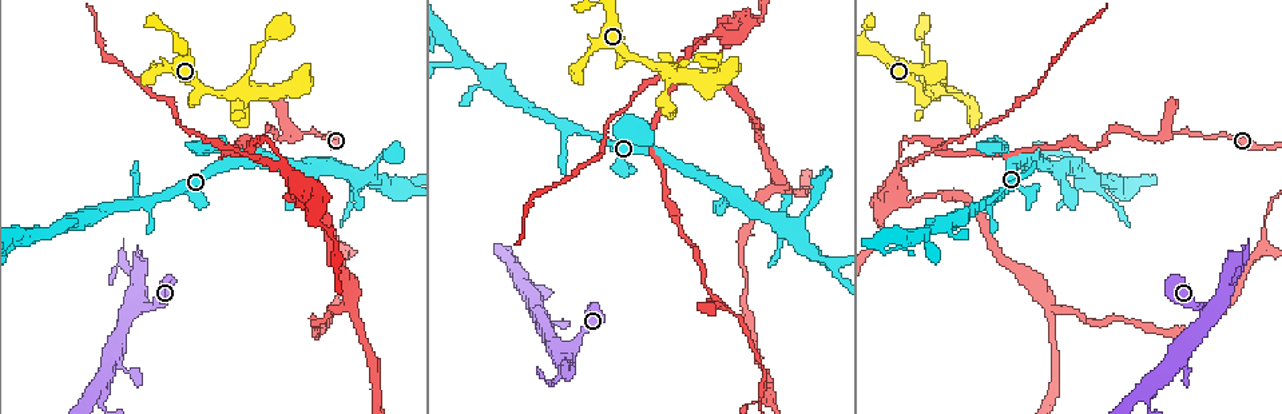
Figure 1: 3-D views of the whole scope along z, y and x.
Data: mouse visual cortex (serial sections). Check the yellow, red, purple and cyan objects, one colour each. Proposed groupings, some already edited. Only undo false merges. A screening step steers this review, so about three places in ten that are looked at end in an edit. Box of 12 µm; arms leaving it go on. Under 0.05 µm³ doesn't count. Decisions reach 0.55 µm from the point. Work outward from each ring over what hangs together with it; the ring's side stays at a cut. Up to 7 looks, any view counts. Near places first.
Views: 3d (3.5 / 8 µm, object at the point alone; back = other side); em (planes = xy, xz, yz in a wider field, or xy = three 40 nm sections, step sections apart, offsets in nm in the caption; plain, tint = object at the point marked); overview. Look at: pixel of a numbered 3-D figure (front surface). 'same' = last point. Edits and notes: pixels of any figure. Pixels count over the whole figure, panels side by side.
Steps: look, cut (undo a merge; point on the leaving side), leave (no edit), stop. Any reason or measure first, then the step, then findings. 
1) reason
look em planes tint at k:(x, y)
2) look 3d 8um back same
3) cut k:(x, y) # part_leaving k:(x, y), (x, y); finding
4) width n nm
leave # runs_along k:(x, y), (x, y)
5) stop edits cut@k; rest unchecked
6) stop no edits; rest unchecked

sharp bend
look 3d 3.5um at 1:(1170, 133)

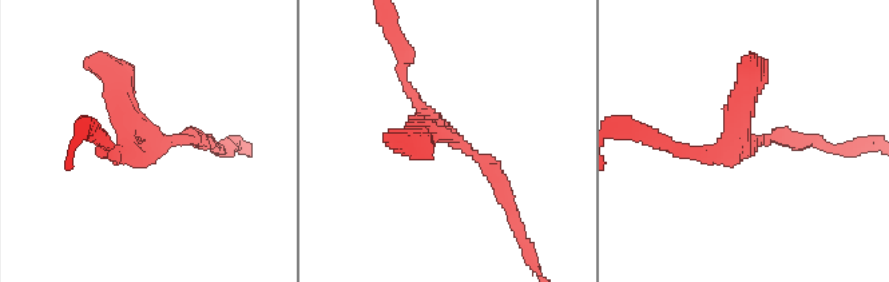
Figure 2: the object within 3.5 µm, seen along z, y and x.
arms 3; arm_widths 150, 200, 300 nm
look em planes plain at 2:(158, 148)

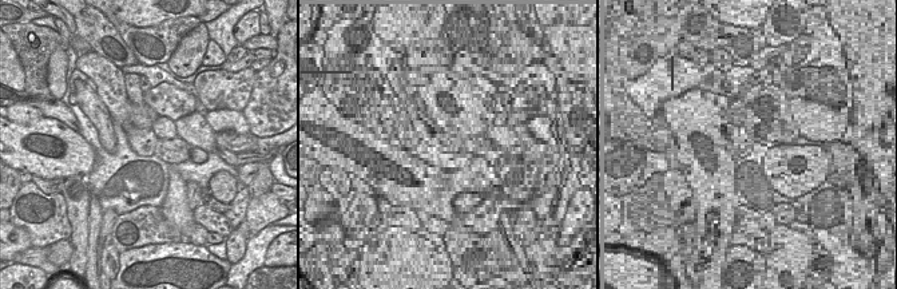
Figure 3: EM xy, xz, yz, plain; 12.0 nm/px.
where the object lies
look em planes tint same

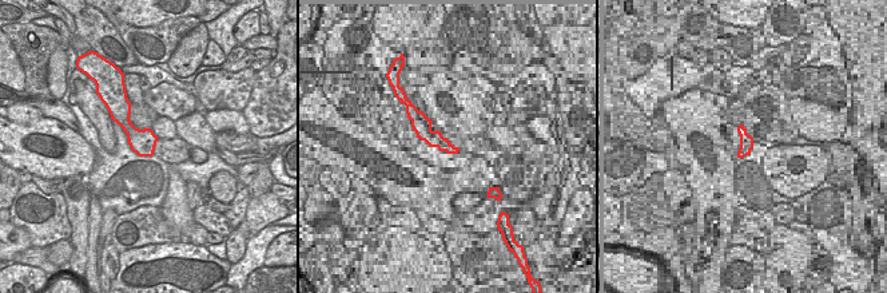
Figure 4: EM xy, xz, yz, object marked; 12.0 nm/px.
leave # runs_along 2:(510, 206), (403, 76); continuous, no second cell

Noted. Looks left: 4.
abrupt turn
look 3d 3.5um at 1:(266, 125)

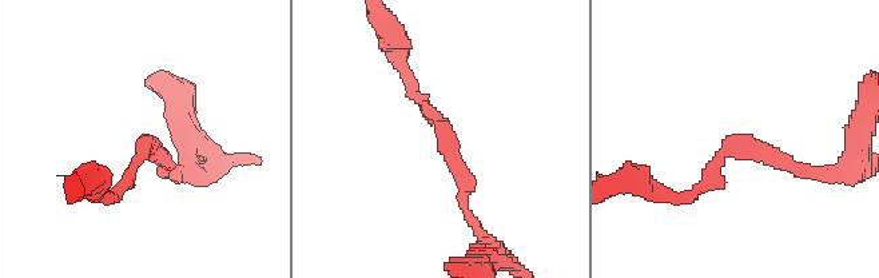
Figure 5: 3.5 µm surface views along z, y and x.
arm_widths 150, 150 nm; need the tissue
look em xy step 3 plain at 5:(731, 142)

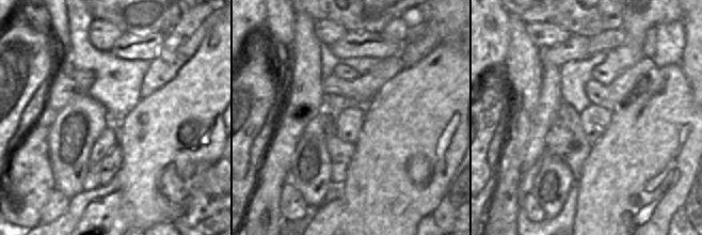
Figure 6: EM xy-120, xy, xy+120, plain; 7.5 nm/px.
look em xy step 3 tint same

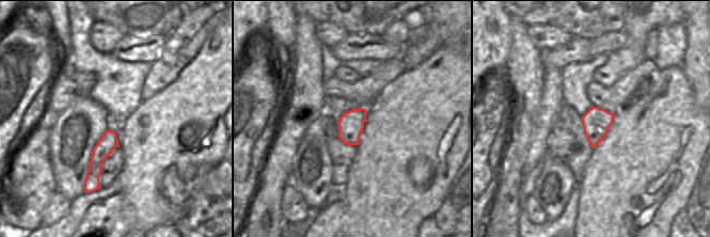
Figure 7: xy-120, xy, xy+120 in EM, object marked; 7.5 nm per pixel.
leave # runs_along 7:(110, 132), (95, 163), (94, 186); continuous, no second cell

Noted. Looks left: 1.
stop no edits; rest unchecked

